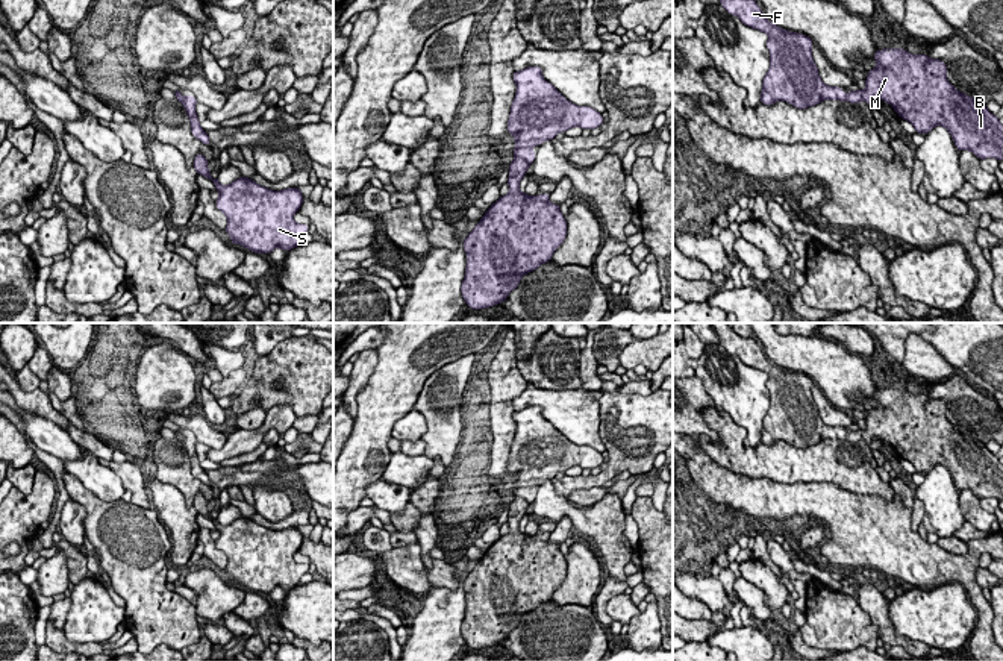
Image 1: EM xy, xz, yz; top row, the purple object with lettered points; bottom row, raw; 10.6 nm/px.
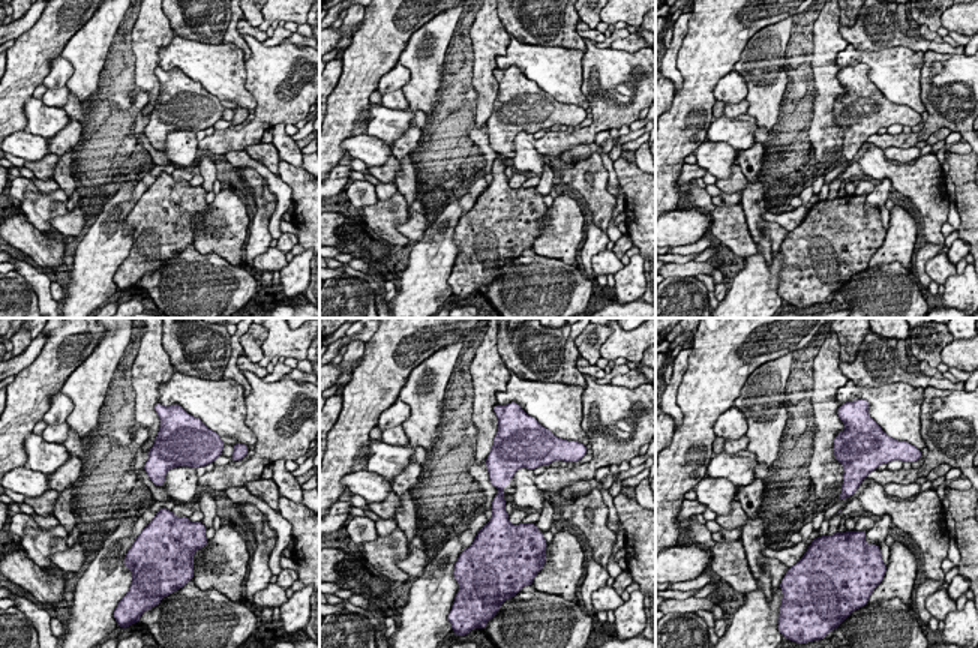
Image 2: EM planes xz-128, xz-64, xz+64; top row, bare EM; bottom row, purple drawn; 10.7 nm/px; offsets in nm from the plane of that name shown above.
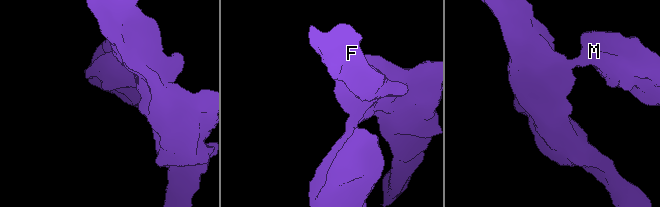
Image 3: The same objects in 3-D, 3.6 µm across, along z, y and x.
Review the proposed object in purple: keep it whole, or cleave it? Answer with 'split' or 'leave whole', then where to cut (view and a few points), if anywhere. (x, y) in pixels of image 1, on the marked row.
split; cut in xz along (515, 156), (520, 156), (529, 166)

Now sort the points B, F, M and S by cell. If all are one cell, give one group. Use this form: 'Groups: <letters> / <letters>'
Groups: B M / F S

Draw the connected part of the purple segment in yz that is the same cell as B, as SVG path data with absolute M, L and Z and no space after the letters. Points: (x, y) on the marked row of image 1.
M903 49L876 50L876 68L868 71L867 88L847 92L851 105L861 100L868 105L876 99L889 103L900 118L909 121L917 133L929 133L935 126L944 126L951 135L959 152L970 150L979 159L1003 159L1003 124L974 97L956 89L947 79L947 65L941 59L926 55L912 55Z

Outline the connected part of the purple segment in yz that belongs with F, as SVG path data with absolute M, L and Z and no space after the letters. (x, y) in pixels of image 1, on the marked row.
M720 0L720 5L742 24L768 35L770 68L762 82L761 103L770 106L783 100L806 109L823 100L847 100L844 88L821 80L809 36L771 24L755 0Z

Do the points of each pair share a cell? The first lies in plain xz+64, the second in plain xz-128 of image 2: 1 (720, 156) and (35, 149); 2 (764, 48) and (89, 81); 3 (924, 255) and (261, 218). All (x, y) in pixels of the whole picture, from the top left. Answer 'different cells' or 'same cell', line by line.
1: same cell
2: same cell
3: same cell

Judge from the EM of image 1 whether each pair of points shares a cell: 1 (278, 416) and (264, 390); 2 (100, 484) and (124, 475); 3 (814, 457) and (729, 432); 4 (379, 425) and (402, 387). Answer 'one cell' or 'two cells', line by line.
1: two cells
2: two cells
3: one cell
4: one cell

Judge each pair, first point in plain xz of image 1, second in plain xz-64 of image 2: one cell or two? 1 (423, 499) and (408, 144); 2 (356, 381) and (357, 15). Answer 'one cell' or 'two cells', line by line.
1: one cell
2: one cell

